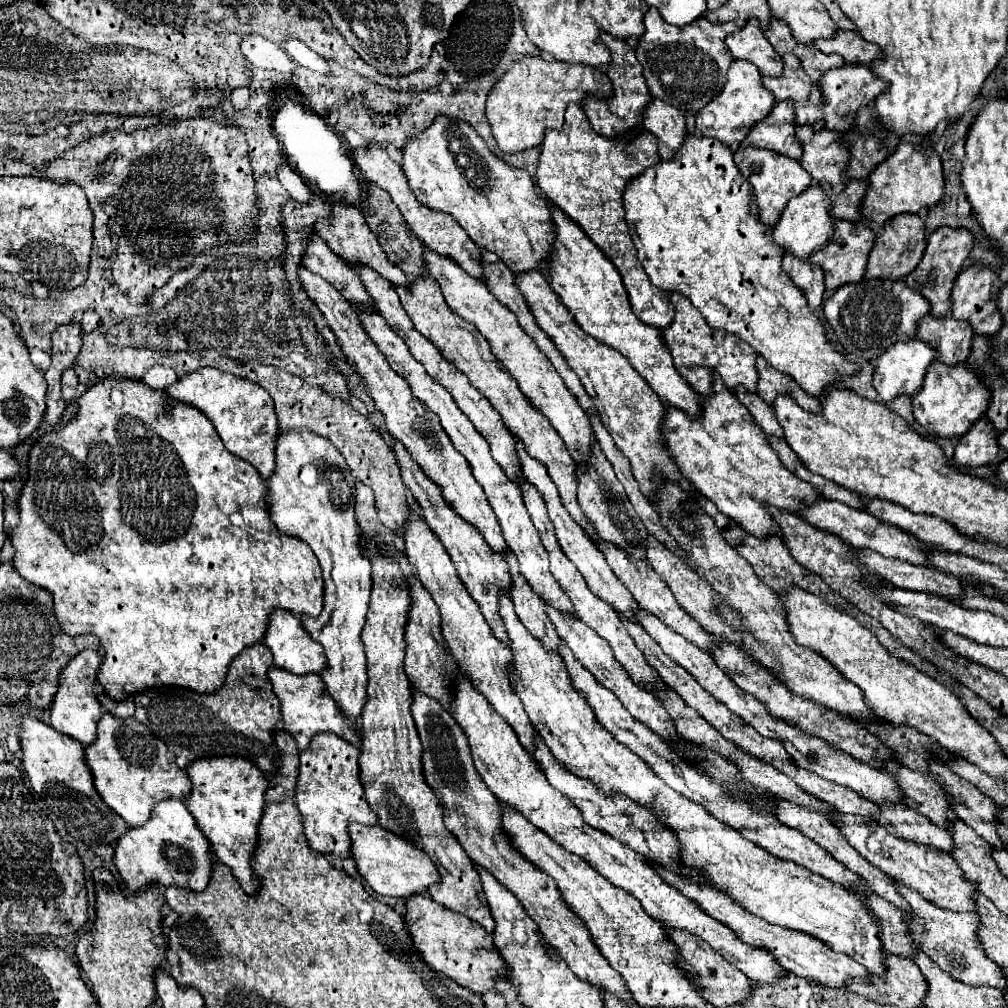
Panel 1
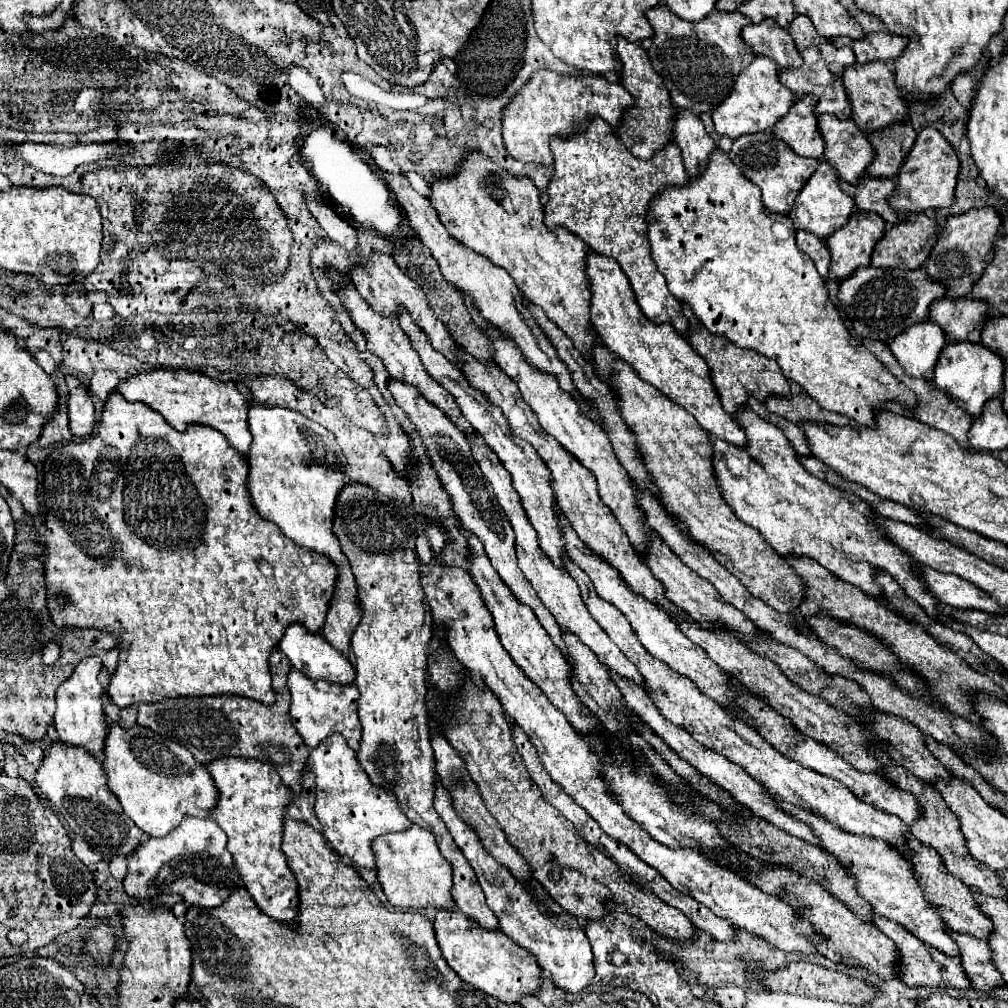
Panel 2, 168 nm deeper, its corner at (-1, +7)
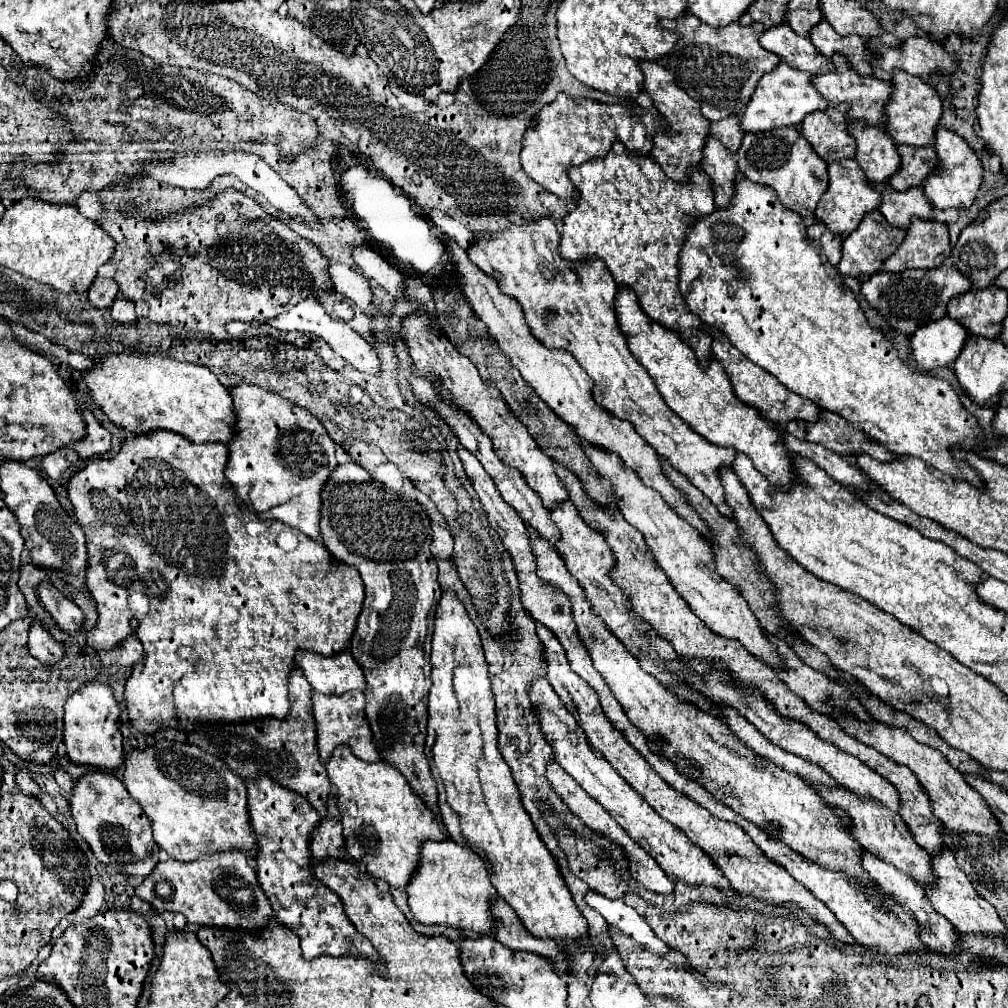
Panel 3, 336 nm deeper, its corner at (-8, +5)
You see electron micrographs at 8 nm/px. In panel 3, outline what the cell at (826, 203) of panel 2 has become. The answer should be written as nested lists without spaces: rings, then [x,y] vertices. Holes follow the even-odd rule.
[[[840,160],[832,162],[828,166],[828,190],[822,194],[816,210],[814,210],[814,220],[822,222],[830,232],[846,236],[852,232],[860,220],[864,218],[866,212],[874,210],[880,204],[880,194],[870,186],[870,182],[864,178],[864,172],[860,170],[856,160]]]

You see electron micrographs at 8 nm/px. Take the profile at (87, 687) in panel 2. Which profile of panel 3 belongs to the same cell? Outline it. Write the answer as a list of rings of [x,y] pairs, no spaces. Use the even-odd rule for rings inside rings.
[[[90,680],[82,686],[64,706],[64,744],[66,754],[72,762],[88,764],[100,770],[114,770],[122,766],[124,746],[120,734],[120,708],[114,700],[108,682]]]

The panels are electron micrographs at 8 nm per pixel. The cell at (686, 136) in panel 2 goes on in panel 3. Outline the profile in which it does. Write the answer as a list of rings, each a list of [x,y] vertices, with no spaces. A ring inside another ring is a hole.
[[[708,136],[700,168],[712,178],[714,204],[718,208],[728,206],[728,198],[732,198],[732,182],[738,176],[734,154],[718,138]]]

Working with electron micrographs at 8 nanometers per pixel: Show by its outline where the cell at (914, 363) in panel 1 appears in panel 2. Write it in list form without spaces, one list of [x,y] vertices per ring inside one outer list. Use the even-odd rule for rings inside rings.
[[[921,322],[913,324],[901,336],[895,336],[889,348],[909,376],[921,378],[935,368],[945,344],[945,332],[937,324]]]

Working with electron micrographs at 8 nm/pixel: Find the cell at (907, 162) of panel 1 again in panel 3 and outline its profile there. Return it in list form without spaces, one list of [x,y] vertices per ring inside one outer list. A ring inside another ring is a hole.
[[[948,128],[936,130],[934,144],[936,144],[936,154],[938,154],[938,168],[924,180],[924,184],[922,184],[924,196],[928,198],[932,208],[938,208],[938,210],[970,208],[974,202],[974,196],[980,188],[980,182],[982,182],[980,158],[970,150],[970,146],[956,132],[948,130]]]

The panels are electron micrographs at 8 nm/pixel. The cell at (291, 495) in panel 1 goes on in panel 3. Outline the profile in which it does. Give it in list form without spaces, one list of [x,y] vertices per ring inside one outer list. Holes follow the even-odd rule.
[[[238,384],[230,390],[236,410],[236,438],[230,442],[230,458],[226,466],[226,478],[236,486],[242,502],[254,512],[260,520],[280,520],[306,536],[318,540],[320,532],[320,510],[322,510],[322,490],[332,474],[338,468],[336,444],[324,430],[324,426],[308,414],[304,408],[294,406],[292,402],[250,384]]]

